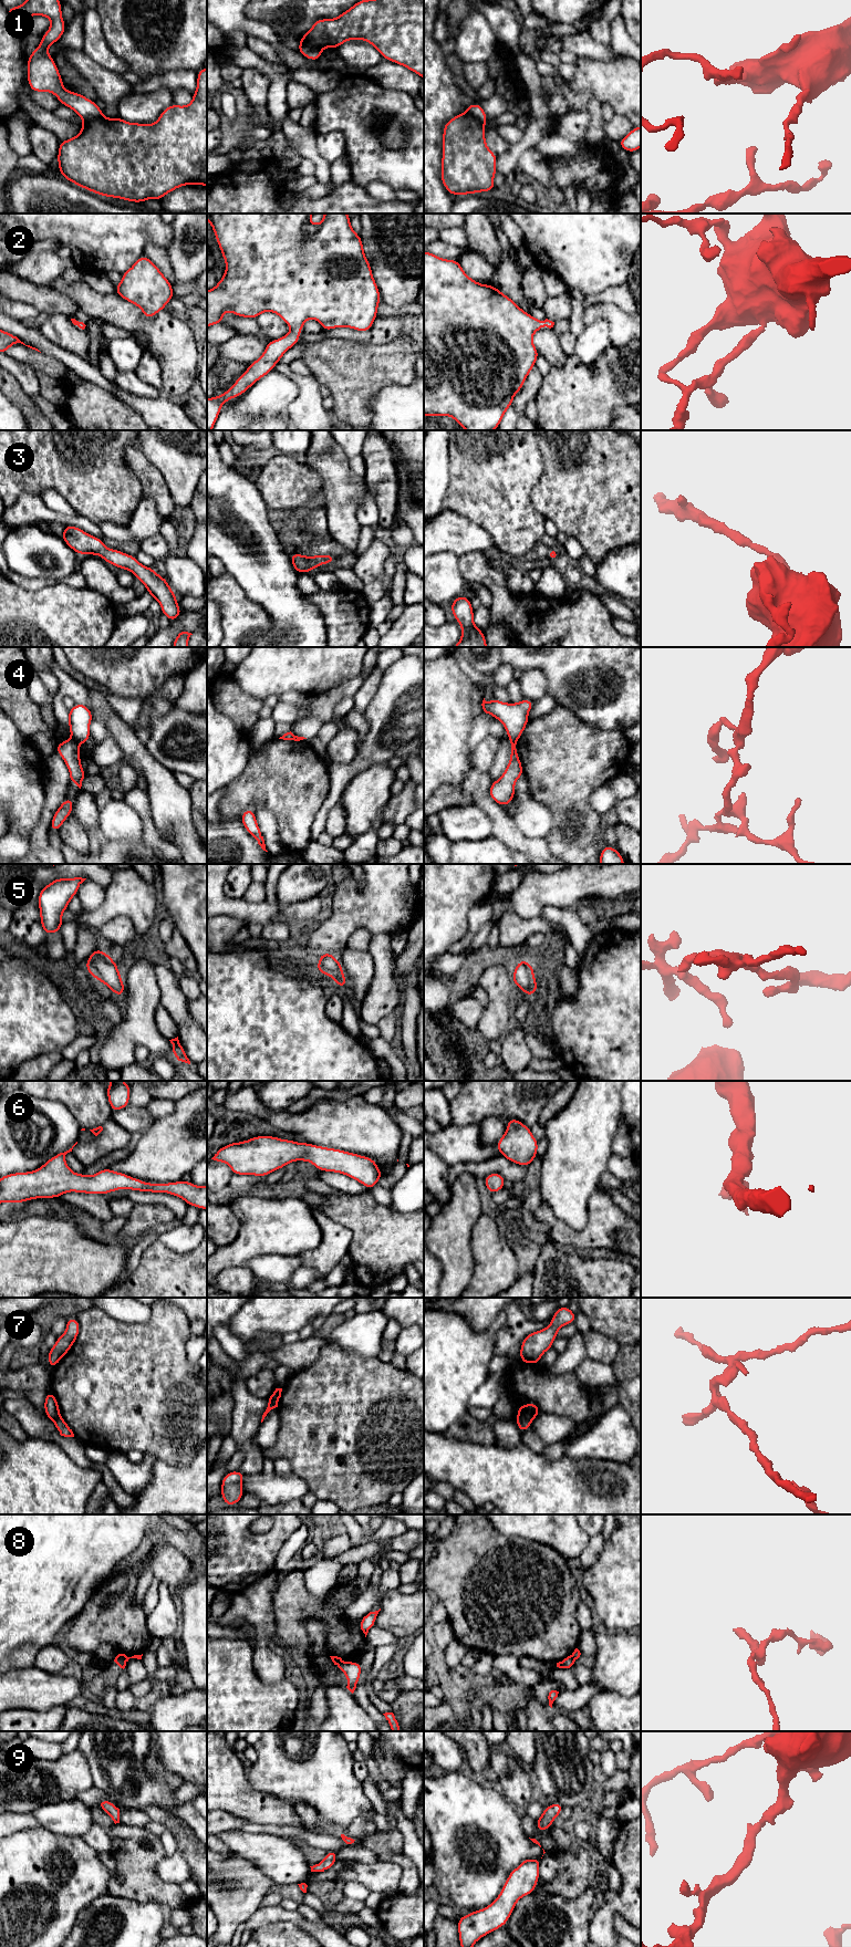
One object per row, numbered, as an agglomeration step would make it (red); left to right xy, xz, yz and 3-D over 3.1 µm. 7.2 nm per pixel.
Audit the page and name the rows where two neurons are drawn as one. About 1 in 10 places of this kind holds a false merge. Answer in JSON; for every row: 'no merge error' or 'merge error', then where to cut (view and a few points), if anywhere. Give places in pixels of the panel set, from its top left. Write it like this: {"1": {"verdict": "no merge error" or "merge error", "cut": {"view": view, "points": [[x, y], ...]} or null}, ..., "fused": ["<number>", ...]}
{"1": {"verdict": "merge error", "cut": {"view": "xz", "points": [[300, 39], [312, 48], [320, 50]]}}, "2": {"verdict": "no merge error", "cut": null}, "3": {"verdict": "no merge error", "cut": null}, "4": {"verdict": "merge error", "cut": {"view": "xy", "points": [[72, 737], [78, 743]]}}, "5": {"verdict": "no merge error", "cut": null}, "6": {"verdict": "no merge error", "cut": null}, "7": {"verdict": "merge error", "cut": {"view": "yz", "points": [[518, 1416], [522, 1416], [530, 1422]]}}, "8": {"verdict": "merge error", "cut": {"view": "xy", "points": [[121, 1654], [128, 1658]]}}, "9": {"verdict": "no merge error", "cut": null}, "fused": ["1", "4", "7", "8"]}

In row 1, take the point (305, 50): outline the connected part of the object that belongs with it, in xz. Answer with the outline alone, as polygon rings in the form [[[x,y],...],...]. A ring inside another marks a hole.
[[[300,40],[298,51],[309,60],[316,61],[322,56],[322,51],[318,49],[312,49],[303,40]]]

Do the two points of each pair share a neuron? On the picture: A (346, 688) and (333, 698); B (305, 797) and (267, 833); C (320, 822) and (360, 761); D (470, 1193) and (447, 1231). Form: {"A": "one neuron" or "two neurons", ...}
{"A": "one neuron", "B": "two neurons", "C": "one neuron", "D": "one neuron"}

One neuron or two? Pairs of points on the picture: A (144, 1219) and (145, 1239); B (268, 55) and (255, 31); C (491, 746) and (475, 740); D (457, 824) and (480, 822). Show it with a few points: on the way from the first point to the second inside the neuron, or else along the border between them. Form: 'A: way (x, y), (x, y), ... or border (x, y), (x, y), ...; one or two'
A: border (147, 1231), (136, 1238); two
B: border (248, 34), (266, 40), (279, 55); two
C: border (500, 738), (487, 736), (474, 750), (471, 764); two
D: way (463, 823), (475, 823); one

